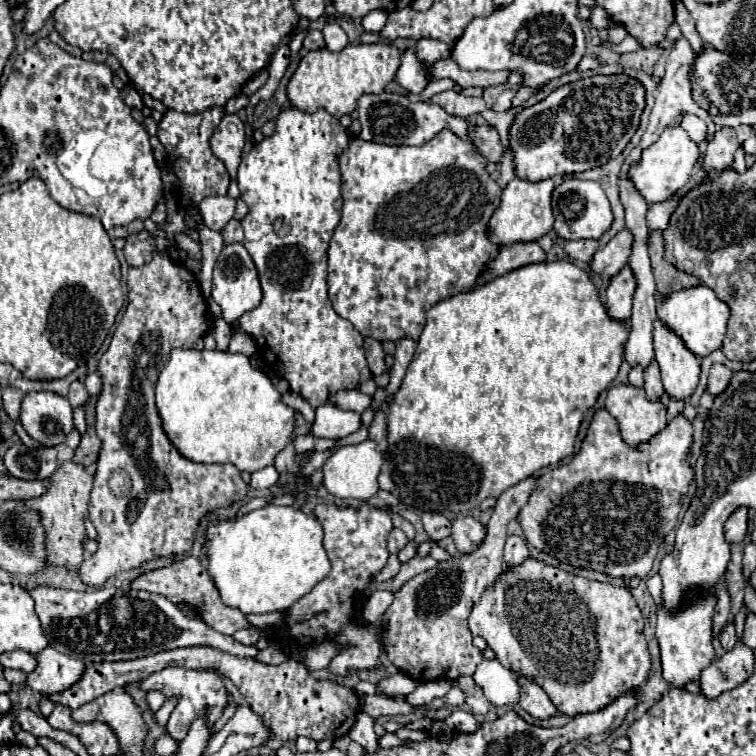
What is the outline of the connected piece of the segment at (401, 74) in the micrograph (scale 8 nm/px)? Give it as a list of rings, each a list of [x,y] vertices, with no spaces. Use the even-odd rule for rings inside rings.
[[[406,50],[402,54],[402,64],[398,68],[396,82],[406,92],[414,92],[414,94],[424,92],[424,88],[428,86],[428,78],[426,78],[426,72],[424,72],[424,64],[416,58],[414,50]]]

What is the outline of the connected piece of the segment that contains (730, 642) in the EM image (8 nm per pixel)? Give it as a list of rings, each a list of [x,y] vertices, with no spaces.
[[[728,622],[726,624],[726,628],[722,630],[722,634],[720,634],[720,642],[722,642],[722,646],[726,648],[726,650],[732,650],[734,646],[736,646],[736,630],[734,630],[734,622]]]

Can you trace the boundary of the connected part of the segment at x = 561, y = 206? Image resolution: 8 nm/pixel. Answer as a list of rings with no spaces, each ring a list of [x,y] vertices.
[[[564,180],[556,186],[552,194],[552,210],[554,210],[554,230],[564,240],[584,240],[594,238],[600,240],[600,236],[612,226],[614,214],[612,206],[608,204],[606,192],[600,188],[600,184],[590,180]]]

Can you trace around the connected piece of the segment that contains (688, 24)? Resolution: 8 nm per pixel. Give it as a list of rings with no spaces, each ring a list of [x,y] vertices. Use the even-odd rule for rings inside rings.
[[[676,2],[676,22],[682,28],[682,36],[690,42],[690,46],[694,48],[694,52],[700,52],[704,48],[704,42],[700,40],[698,32],[696,32],[696,24],[692,20],[692,16],[688,14],[688,10],[684,8],[682,2]]]

